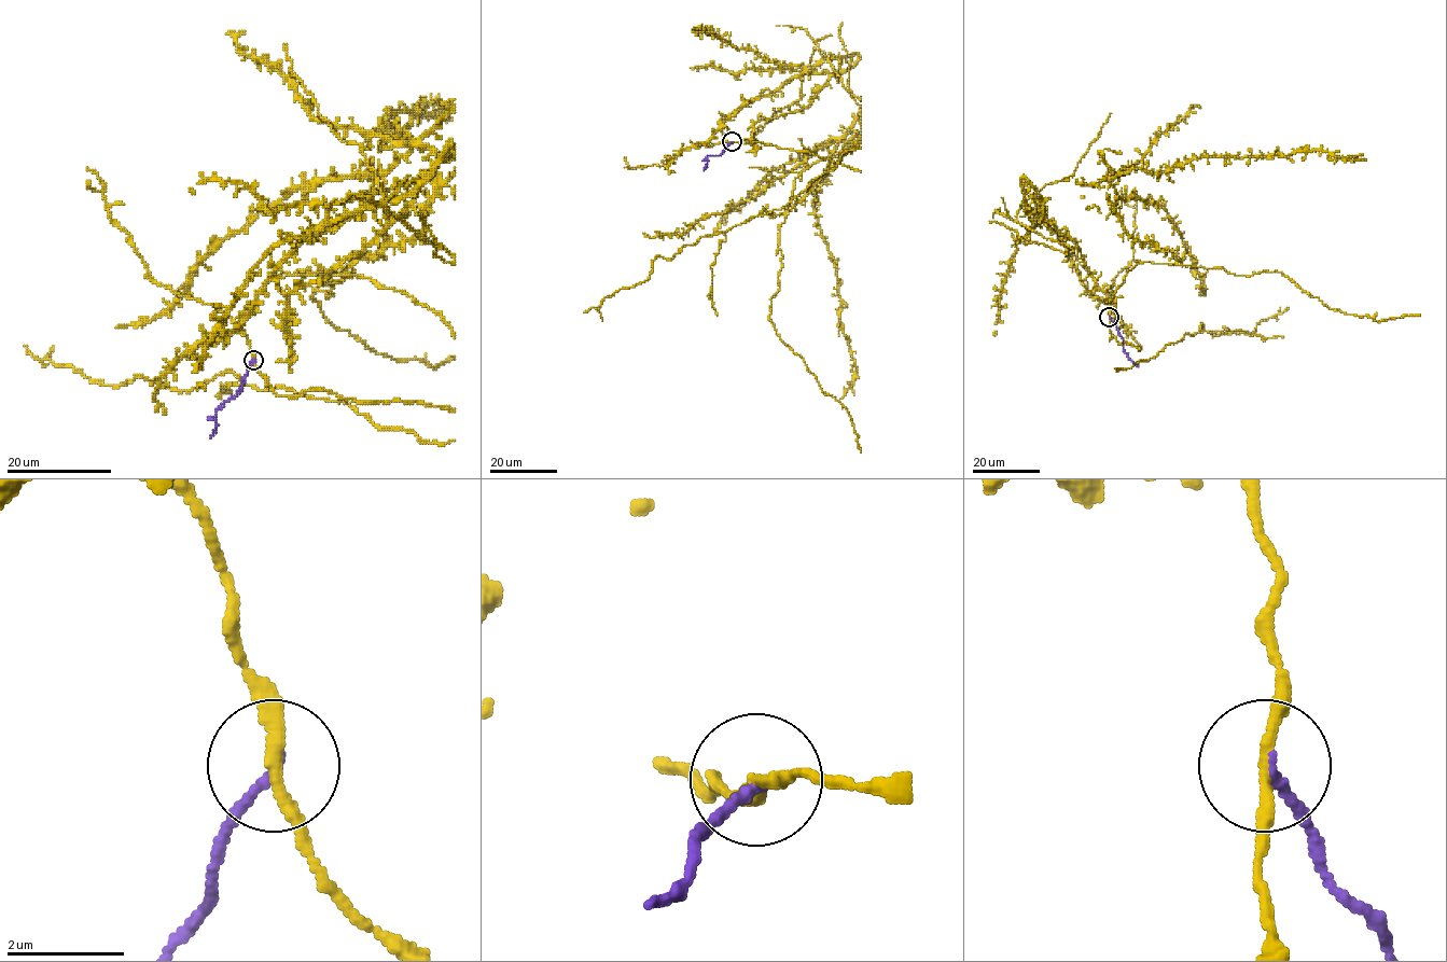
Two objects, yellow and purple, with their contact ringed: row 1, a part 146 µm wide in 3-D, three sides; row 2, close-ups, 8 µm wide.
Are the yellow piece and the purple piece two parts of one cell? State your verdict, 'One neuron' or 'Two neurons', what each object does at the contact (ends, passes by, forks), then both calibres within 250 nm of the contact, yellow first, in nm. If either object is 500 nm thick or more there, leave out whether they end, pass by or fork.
Two neurons. At the ring yellow passes by. At the ring purple ends. Thickness 200 nm (yellow) against 150 nm

